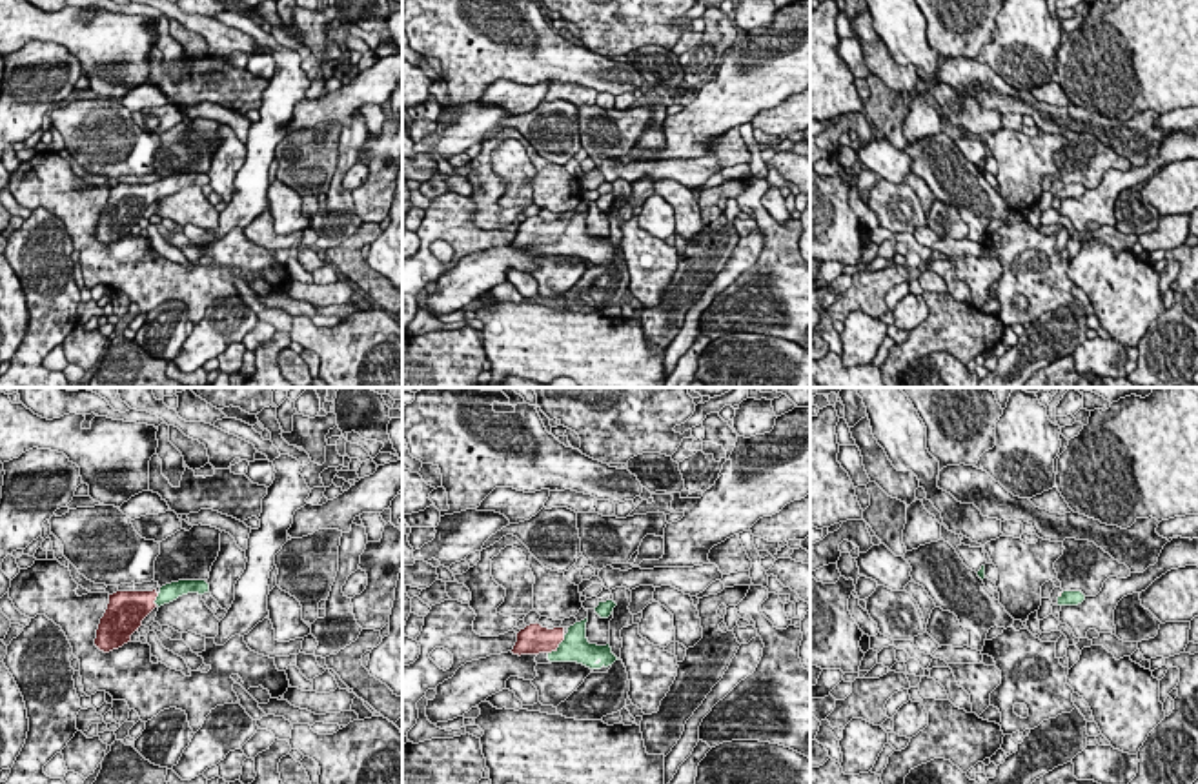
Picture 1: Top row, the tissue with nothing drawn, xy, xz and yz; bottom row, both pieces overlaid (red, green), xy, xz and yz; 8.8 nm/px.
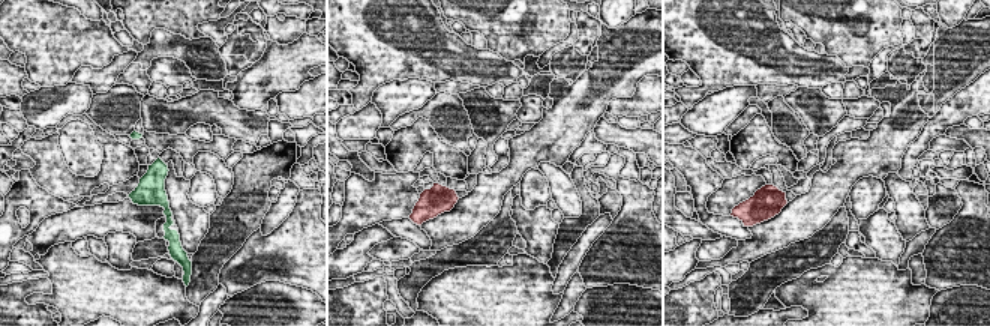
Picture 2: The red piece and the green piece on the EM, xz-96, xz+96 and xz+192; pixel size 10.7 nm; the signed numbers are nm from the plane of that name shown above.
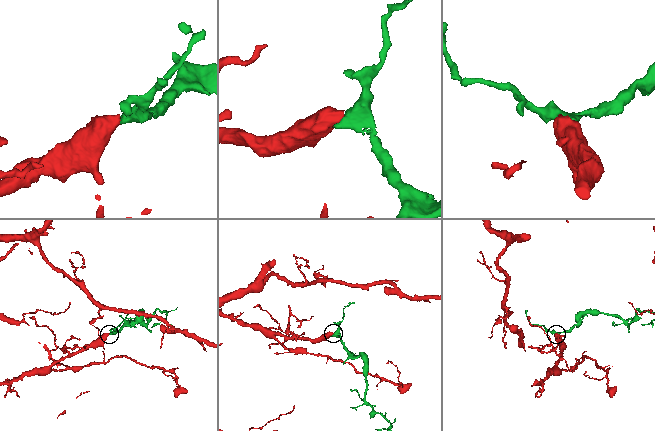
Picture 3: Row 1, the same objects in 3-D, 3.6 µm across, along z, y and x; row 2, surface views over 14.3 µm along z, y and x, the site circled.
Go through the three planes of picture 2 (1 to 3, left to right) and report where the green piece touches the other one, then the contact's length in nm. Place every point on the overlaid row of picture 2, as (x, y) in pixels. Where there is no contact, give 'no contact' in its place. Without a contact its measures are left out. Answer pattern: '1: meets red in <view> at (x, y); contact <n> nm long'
1: no contact
2: no contact
3: no contact

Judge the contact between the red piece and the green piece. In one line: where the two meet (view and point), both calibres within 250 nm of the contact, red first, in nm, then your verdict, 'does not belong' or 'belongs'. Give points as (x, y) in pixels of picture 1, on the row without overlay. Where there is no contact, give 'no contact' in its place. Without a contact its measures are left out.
xz (558, 239) | 280/260 nm | belongs

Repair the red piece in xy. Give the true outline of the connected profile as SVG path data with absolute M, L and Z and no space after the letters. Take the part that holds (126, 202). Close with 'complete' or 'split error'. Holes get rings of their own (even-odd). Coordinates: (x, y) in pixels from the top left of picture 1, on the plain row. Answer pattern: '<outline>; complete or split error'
M178 173L162 178L158 184L117 184L109 187L109 196L100 211L95 238L109 246L131 235L142 213L158 198L169 196L188 186L209 186L206 173Z; split error

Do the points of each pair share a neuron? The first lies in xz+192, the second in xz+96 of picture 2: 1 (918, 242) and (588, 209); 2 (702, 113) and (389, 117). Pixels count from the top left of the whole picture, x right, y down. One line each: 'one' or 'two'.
1: two
2: one

